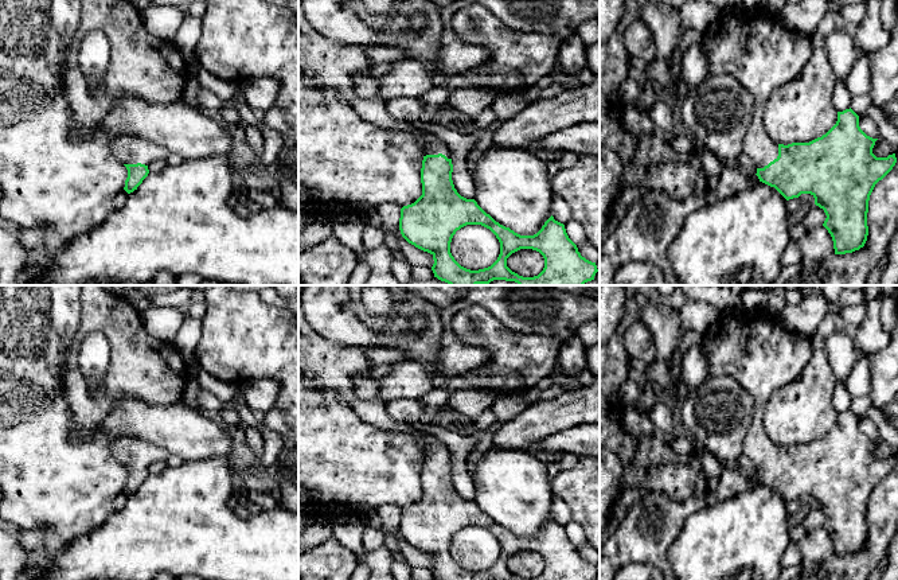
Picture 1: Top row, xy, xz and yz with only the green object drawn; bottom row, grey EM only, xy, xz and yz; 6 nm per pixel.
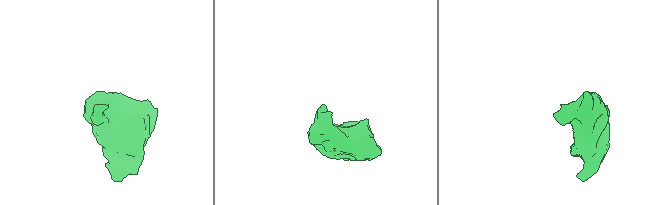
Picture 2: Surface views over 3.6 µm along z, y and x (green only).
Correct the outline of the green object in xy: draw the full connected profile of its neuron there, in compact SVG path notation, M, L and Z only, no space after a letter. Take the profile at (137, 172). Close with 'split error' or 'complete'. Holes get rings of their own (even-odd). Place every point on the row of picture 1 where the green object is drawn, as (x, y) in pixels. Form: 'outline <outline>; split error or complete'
outline M132 135L113 136L110 149L116 159L128 170L128 178L124 187L128 194L137 190L148 176L148 166L153 160L165 160L169 155L169 151L165 147Z; split error

